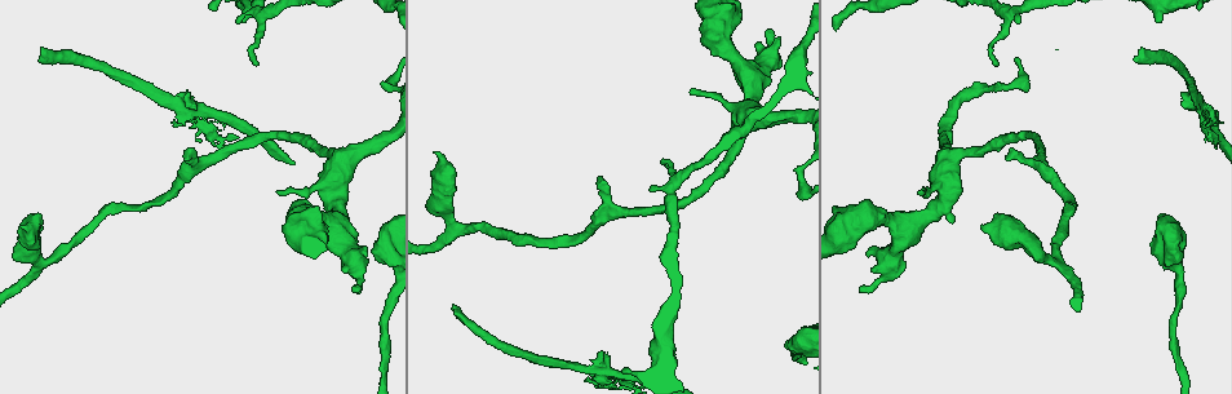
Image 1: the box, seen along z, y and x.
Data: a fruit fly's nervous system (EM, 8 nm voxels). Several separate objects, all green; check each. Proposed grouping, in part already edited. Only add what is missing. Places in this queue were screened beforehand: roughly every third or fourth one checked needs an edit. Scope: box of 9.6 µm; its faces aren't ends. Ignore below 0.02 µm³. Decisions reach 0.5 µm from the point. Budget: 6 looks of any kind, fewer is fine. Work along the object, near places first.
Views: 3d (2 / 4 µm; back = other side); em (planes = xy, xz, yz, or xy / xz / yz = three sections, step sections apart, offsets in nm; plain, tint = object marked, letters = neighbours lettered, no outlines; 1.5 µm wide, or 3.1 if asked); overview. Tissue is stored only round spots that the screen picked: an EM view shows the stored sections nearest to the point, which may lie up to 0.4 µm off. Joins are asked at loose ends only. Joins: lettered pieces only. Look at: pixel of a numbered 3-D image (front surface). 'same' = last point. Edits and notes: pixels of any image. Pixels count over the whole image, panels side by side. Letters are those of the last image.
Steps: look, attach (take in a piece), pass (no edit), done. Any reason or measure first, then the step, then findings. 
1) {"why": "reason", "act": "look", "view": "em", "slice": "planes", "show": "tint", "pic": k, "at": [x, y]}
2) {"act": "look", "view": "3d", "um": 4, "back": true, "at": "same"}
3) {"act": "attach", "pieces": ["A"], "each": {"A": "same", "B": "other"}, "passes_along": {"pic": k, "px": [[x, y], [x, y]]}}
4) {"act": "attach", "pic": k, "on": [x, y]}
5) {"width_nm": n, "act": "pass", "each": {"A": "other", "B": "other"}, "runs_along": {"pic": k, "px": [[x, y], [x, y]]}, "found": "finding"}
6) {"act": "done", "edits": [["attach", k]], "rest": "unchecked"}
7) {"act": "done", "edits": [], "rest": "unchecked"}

{"why": "an open end", "act": "look", "view": "3d", "um": 2, "back": true, "pic": 1, "at": [950, 222]}

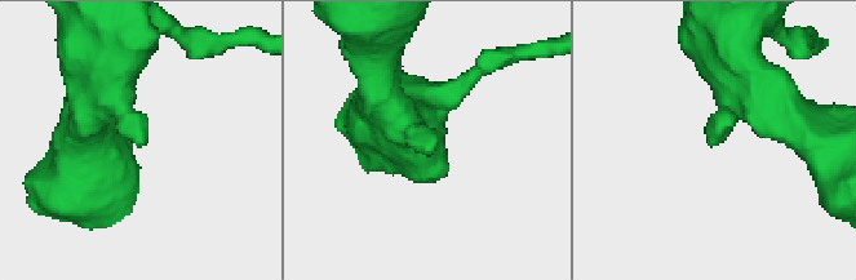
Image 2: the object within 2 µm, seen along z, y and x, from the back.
{"why": "need the tissue", "act": "look", "view": "em", "slice": "planes", "show": "plain", "pic": 2, "at": [716, 141]}

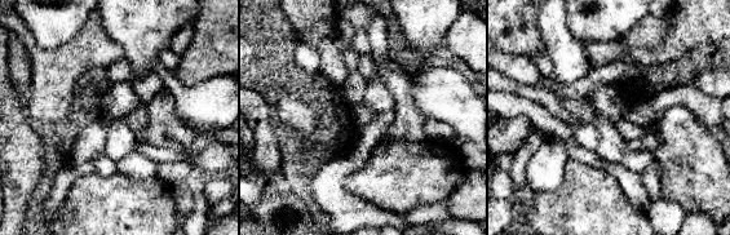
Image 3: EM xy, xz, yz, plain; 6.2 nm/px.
{"act": "look", "view": "em", "slice": "planes", "show": "letters", "at": "same"}

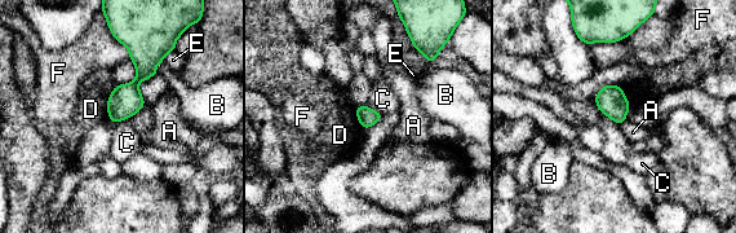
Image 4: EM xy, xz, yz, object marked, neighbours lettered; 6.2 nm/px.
{"act": "pass", "each": {"A": "other", "B": "other", "C": "other", "D": "other", "E": "other", "F": "other"}, "border": {"pic": 4, "px": [[131, 117], [112, 123]]}, "found": "no lettered piece goes on from it"}

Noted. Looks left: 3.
{"why": "branch stops here", "act": "look", "view": "em", "slice": "planes", "show": "plain", "pic": 1, "at": [235, 134]}

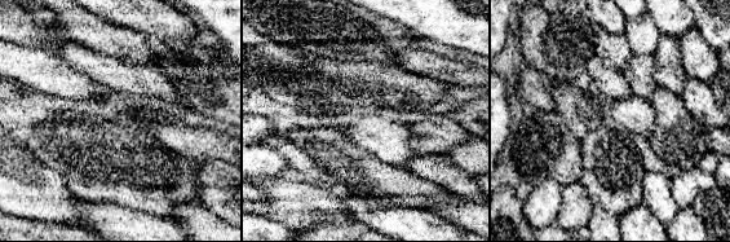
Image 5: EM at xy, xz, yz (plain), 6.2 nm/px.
{"act": "look", "view": "em", "slice": "planes", "show": "letters", "at": "same"}

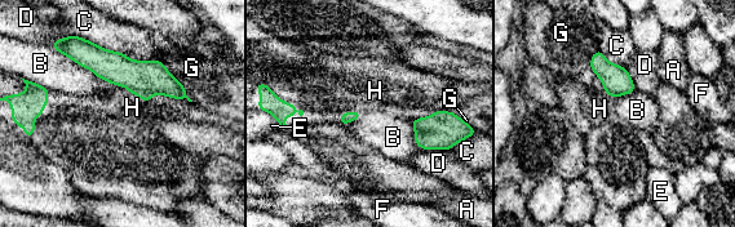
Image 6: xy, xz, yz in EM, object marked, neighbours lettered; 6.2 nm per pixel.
{"act": "pass", "each": {"A": "other", "B": "other", "C": "other", "D": "other", "E": "other", "F": "other", "G": "other", "H": "other"}, "border": {"pic": 6, "px": [[58, 50], [102, 79]]}, "found": "no lettered piece goes on from it"}

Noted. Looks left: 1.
{"act": "done", "edits": [], "rest": "unchecked"}

